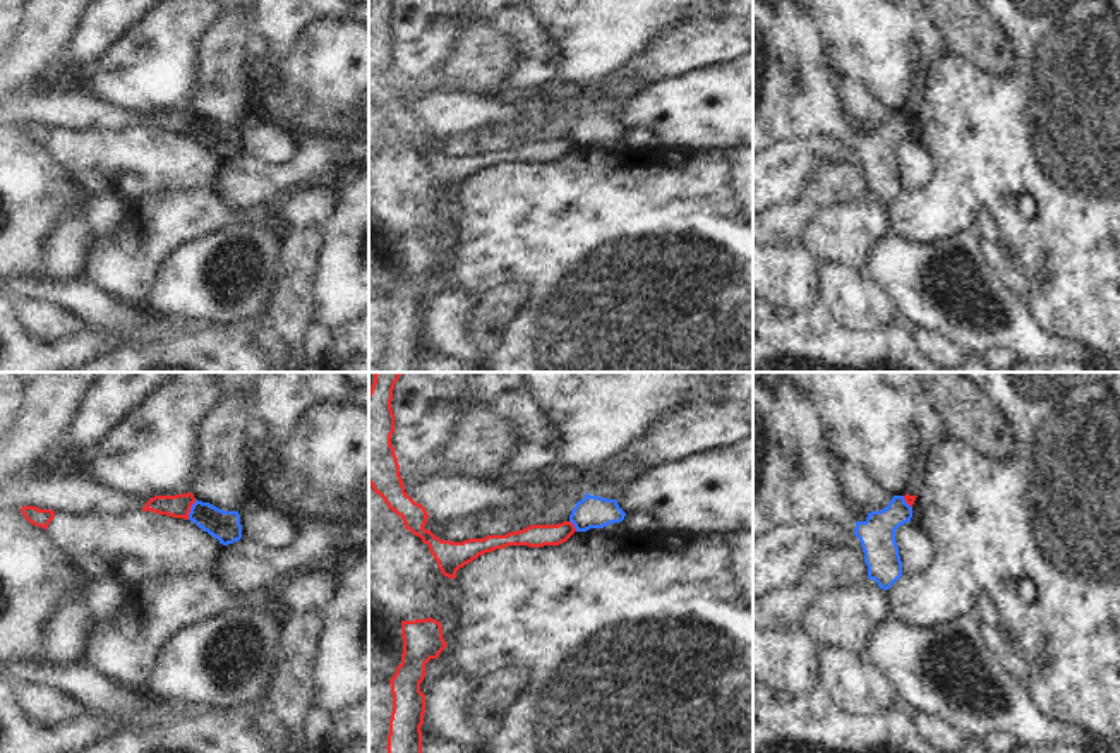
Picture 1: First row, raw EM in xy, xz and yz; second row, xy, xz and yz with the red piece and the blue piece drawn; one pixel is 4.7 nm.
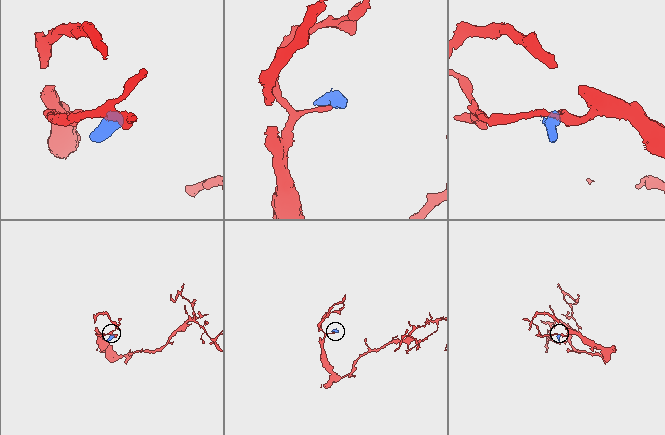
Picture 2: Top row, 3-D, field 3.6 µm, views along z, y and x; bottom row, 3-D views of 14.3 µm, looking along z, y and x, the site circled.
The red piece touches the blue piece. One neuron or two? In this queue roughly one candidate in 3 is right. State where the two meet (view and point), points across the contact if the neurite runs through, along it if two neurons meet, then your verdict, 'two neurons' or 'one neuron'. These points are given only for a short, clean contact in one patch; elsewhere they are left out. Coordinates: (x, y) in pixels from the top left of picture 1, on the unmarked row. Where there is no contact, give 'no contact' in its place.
xy (189, 126) | along xy (196, 115), (187, 134) | two neurons

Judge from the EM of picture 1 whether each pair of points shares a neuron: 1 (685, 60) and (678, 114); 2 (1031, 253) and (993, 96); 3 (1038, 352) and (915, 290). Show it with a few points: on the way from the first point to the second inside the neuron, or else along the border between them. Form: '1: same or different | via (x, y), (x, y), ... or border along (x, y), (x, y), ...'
1: different | border along (722, 64), (664, 78), (649, 88)
2: same | via (1005, 213), (993, 186), (993, 136)
3: same | via (1007, 333), (971, 330), (966, 325), (945, 319)

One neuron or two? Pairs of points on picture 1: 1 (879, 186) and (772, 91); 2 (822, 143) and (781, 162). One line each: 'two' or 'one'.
1: one
2: one

